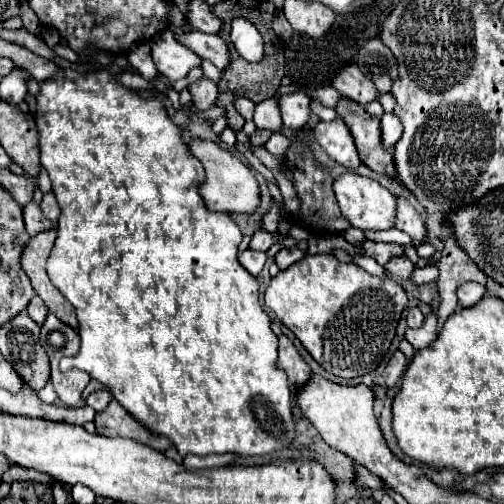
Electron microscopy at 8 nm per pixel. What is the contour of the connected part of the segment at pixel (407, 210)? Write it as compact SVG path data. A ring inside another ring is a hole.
M396 197L398 199L398 217L396 217L396 229L404 231L406 235L412 237L414 245L422 245L428 243L426 237L426 225L422 221L422 217L416 213L416 209L410 205L410 201Z

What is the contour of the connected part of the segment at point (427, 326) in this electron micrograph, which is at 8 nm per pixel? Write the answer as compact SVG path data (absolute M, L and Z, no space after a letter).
M436 291L433 300L430 302L432 307L432 315L426 317L424 325L414 329L414 331L406 331L406 339L414 345L414 349L422 349L422 347L428 347L432 341L436 341L438 333L436 333L436 313L438 310L438 305L440 303L439 294Z

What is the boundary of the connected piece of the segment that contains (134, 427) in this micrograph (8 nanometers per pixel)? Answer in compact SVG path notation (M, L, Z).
M114 399L108 403L108 407L104 411L96 413L94 425L96 425L96 431L106 437L130 437L156 451L166 451L168 447L172 447L172 443L166 437L154 437L144 425L134 421L122 409L122 405L118 405L118 401L114 401Z

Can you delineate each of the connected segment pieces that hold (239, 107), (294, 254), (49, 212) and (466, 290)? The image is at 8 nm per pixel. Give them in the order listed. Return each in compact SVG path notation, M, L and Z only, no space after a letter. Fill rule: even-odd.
M240 97L238 101L234 101L234 105L236 105L236 111L238 111L246 121L250 121L250 119L252 119L254 103L252 103L248 97Z
M290 247L290 249L282 249L274 255L274 263L280 267L280 269L286 269L290 267L292 263L296 263L298 259L304 257L304 251L298 249L298 247Z
M52 191L44 195L44 199L42 199L40 207L42 207L42 213L44 213L52 223L56 223L56 221L58 221L60 207L58 207L58 201L56 201L56 197L54 197L54 193L52 193Z
M464 283L458 289L458 299L460 299L460 307L472 307L476 305L486 293L486 287L480 283Z

